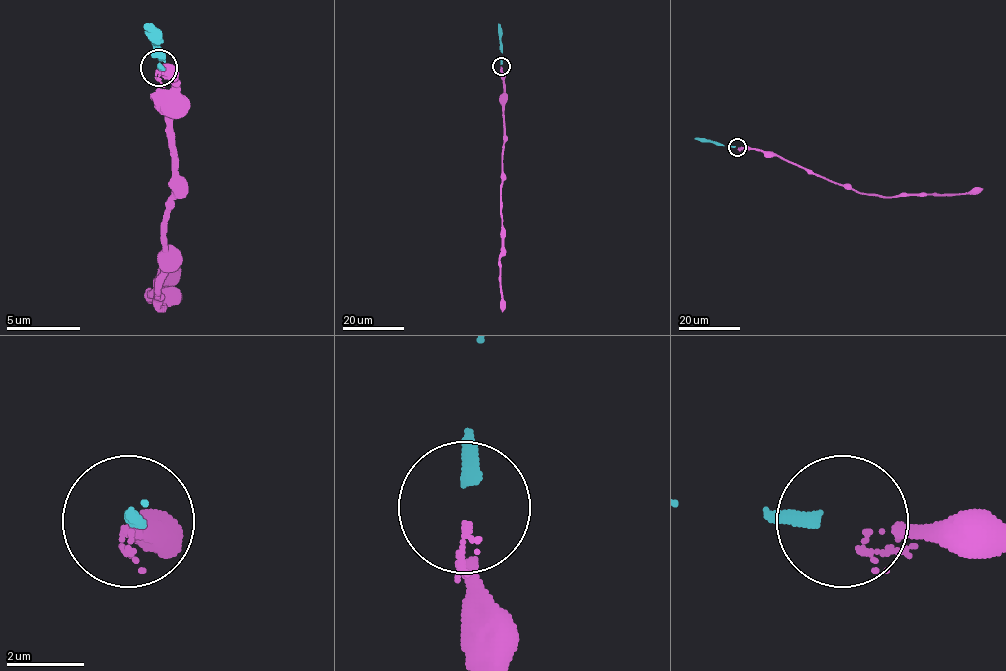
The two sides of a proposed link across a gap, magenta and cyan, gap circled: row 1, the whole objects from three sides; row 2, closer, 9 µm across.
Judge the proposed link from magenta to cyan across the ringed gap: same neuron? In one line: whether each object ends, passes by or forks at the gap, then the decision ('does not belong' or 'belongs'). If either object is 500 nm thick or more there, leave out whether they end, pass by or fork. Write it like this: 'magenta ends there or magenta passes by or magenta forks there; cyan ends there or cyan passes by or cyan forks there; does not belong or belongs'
magenta passes by; cyan ends there; belongs

